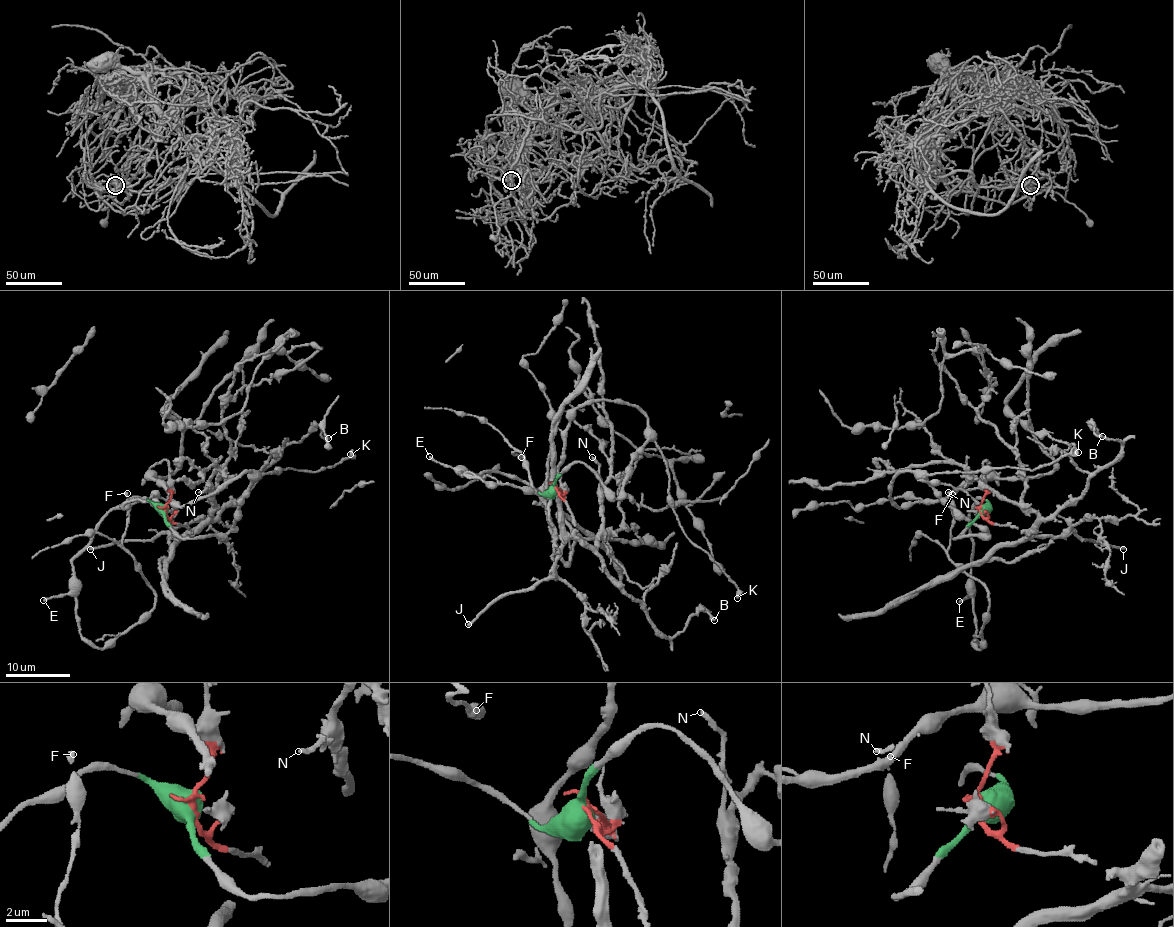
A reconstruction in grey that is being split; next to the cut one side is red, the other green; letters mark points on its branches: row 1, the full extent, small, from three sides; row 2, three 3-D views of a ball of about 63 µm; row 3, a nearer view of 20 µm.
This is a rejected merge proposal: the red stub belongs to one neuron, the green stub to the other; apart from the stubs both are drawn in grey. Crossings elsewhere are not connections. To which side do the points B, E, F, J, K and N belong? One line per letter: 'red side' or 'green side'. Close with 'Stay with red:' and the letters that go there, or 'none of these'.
B: red side
E: green side
F: green side
J: red side
K: green side
N: red side
Stay with red: B, J, N

